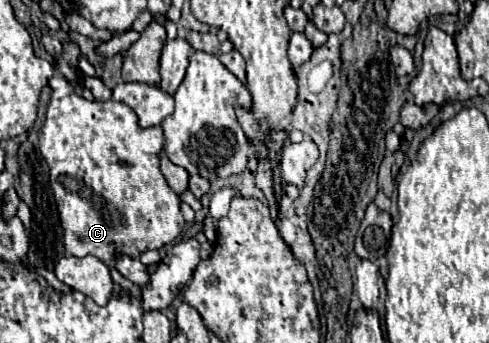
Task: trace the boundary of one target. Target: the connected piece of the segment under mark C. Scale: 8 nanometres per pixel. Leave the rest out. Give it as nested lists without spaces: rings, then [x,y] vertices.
[[[56,73],[50,81],[52,97],[46,121],[40,129],[40,153],[50,169],[50,187],[64,229],[66,255],[94,255],[108,267],[114,267],[118,253],[138,259],[148,249],[160,249],[172,243],[184,227],[180,197],[168,187],[160,173],[160,151],[164,149],[162,127],[140,127],[136,113],[118,101],[86,101],[74,93],[70,83]]]

